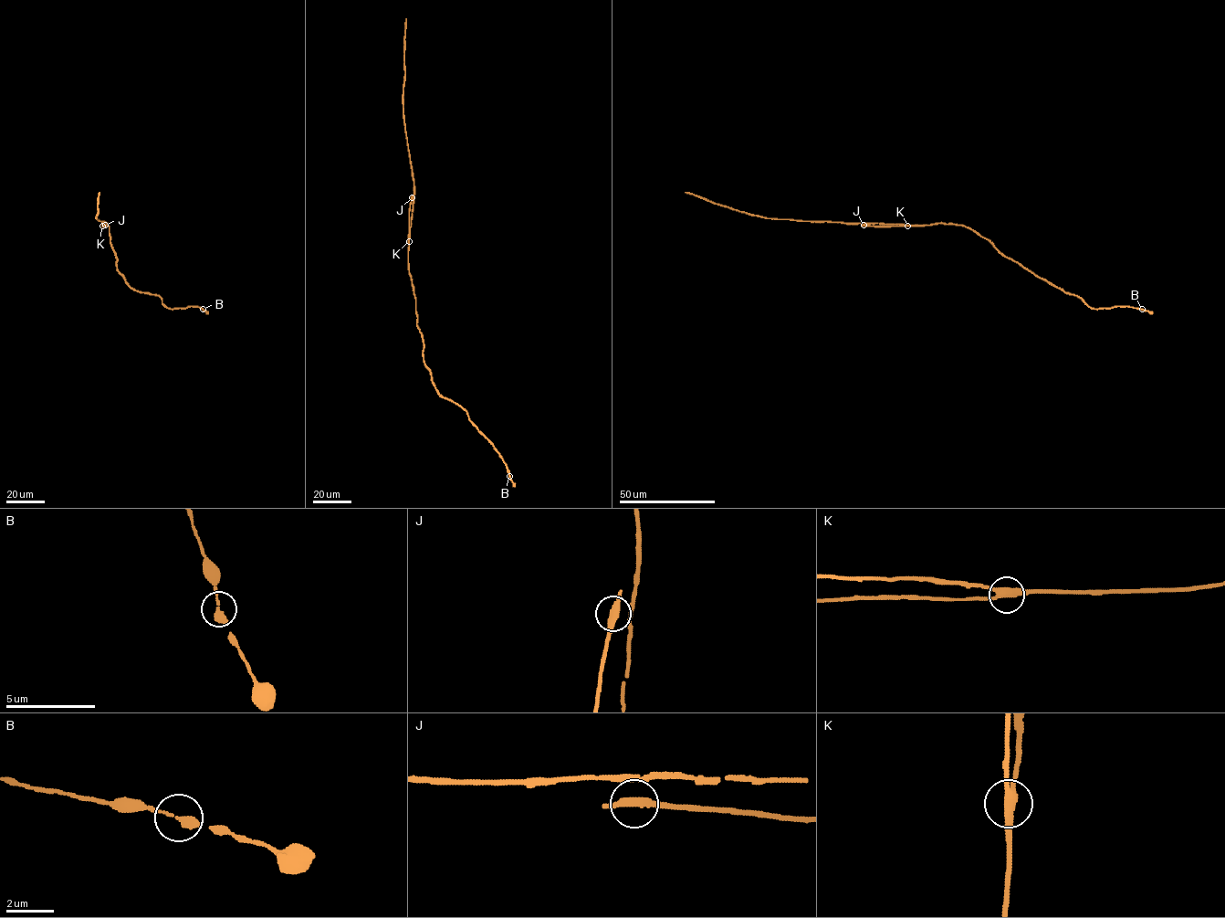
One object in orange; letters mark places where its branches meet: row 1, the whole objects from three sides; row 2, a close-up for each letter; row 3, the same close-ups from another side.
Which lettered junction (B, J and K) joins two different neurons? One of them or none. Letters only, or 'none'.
none

